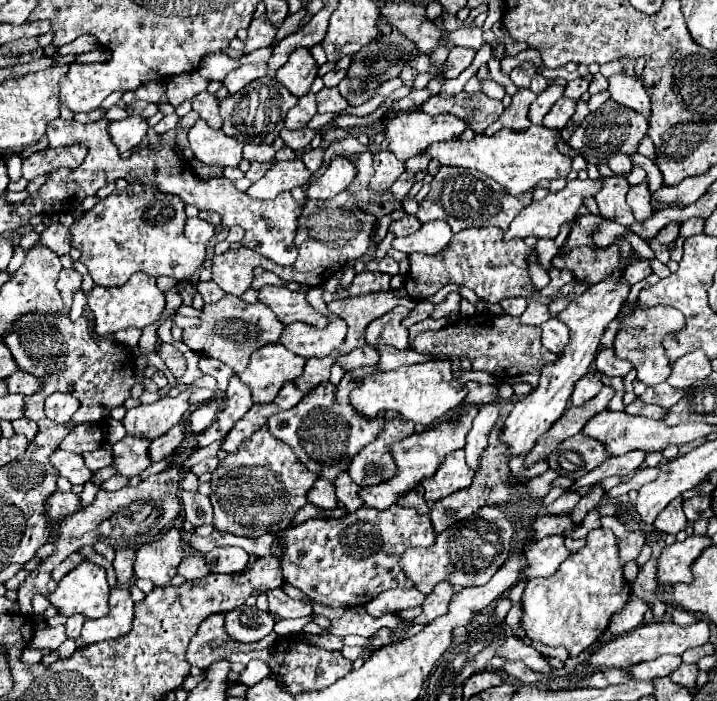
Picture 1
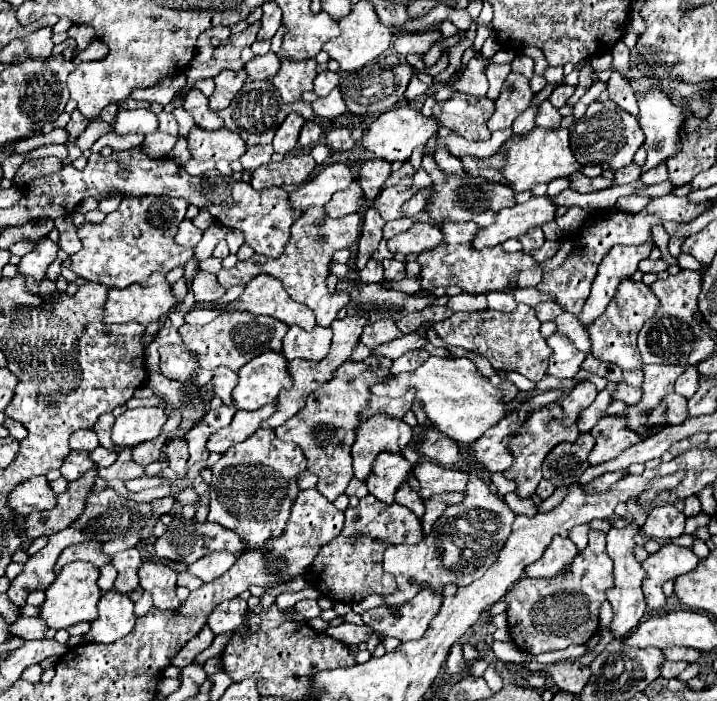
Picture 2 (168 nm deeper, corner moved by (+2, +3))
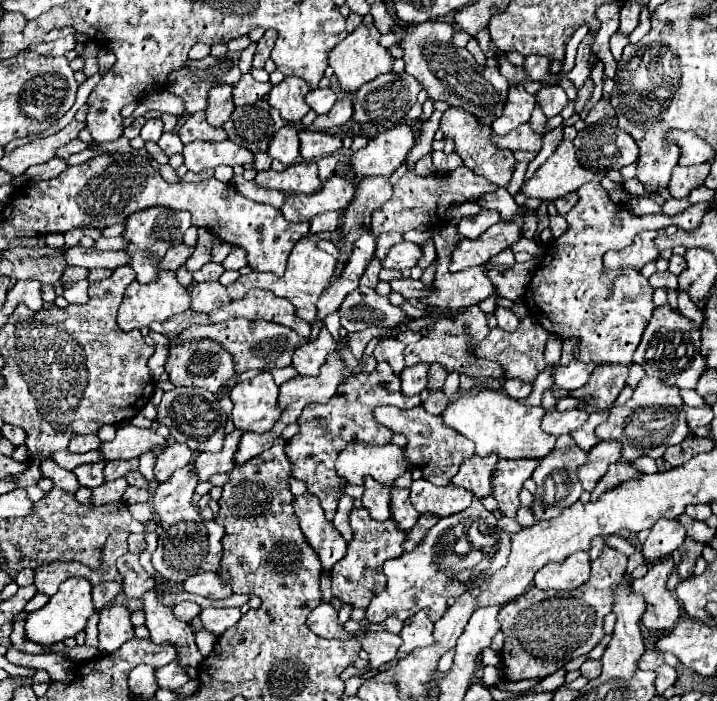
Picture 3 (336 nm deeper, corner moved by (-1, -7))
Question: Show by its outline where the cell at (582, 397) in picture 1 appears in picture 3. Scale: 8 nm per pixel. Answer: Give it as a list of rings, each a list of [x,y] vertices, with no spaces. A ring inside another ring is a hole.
[[[570,409],[570,411],[552,411],[546,413],[542,419],[542,429],[550,435],[570,435],[574,429],[582,427],[588,419],[586,411],[580,409]]]

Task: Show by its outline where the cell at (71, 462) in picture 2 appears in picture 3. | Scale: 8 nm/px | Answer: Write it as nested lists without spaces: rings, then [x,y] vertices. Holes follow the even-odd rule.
[[[88,463],[88,465],[78,465],[74,469],[74,475],[78,477],[80,485],[88,489],[96,489],[98,485],[104,483],[104,463]]]

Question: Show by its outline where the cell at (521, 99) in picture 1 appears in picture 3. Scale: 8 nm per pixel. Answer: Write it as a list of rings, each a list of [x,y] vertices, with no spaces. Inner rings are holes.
[[[512,85],[510,91],[508,91],[508,99],[506,99],[504,113],[502,113],[502,117],[498,117],[498,119],[492,123],[492,129],[494,129],[498,135],[506,135],[508,131],[516,129],[518,125],[528,123],[534,105],[536,105],[534,95],[526,93],[522,85]]]

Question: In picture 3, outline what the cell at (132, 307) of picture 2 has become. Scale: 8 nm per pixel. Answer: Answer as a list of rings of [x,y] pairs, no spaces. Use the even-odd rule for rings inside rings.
[[[164,271],[154,283],[138,283],[132,281],[130,287],[124,293],[124,301],[118,309],[118,325],[122,331],[132,331],[132,329],[140,329],[146,327],[154,321],[166,321],[174,315],[184,313],[190,307],[190,293],[184,285],[178,283],[176,273],[174,271]]]

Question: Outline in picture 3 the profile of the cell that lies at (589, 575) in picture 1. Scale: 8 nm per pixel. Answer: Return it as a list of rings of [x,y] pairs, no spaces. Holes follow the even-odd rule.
[[[608,547],[596,561],[592,561],[590,581],[582,587],[570,593],[530,587],[518,599],[506,603],[506,607],[502,607],[498,613],[498,621],[504,633],[504,647],[500,651],[504,665],[502,679],[514,683],[522,679],[542,679],[564,667],[570,659],[588,655],[606,635],[602,621],[612,611],[612,591],[626,573],[626,561],[626,555]]]

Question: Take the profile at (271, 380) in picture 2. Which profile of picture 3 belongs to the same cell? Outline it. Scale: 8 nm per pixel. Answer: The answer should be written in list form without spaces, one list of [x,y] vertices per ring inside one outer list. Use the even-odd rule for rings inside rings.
[[[268,371],[258,373],[248,383],[238,383],[230,391],[230,399],[234,403],[230,419],[240,431],[270,431],[280,415],[278,385]]]

